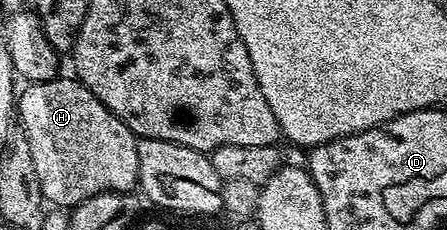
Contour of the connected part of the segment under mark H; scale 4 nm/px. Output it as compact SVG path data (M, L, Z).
M78 79L31 82L17 100L17 114L27 130L26 147L31 149L33 166L48 205L74 209L89 197L103 192L126 193L139 183L139 145L134 132L114 116Z

